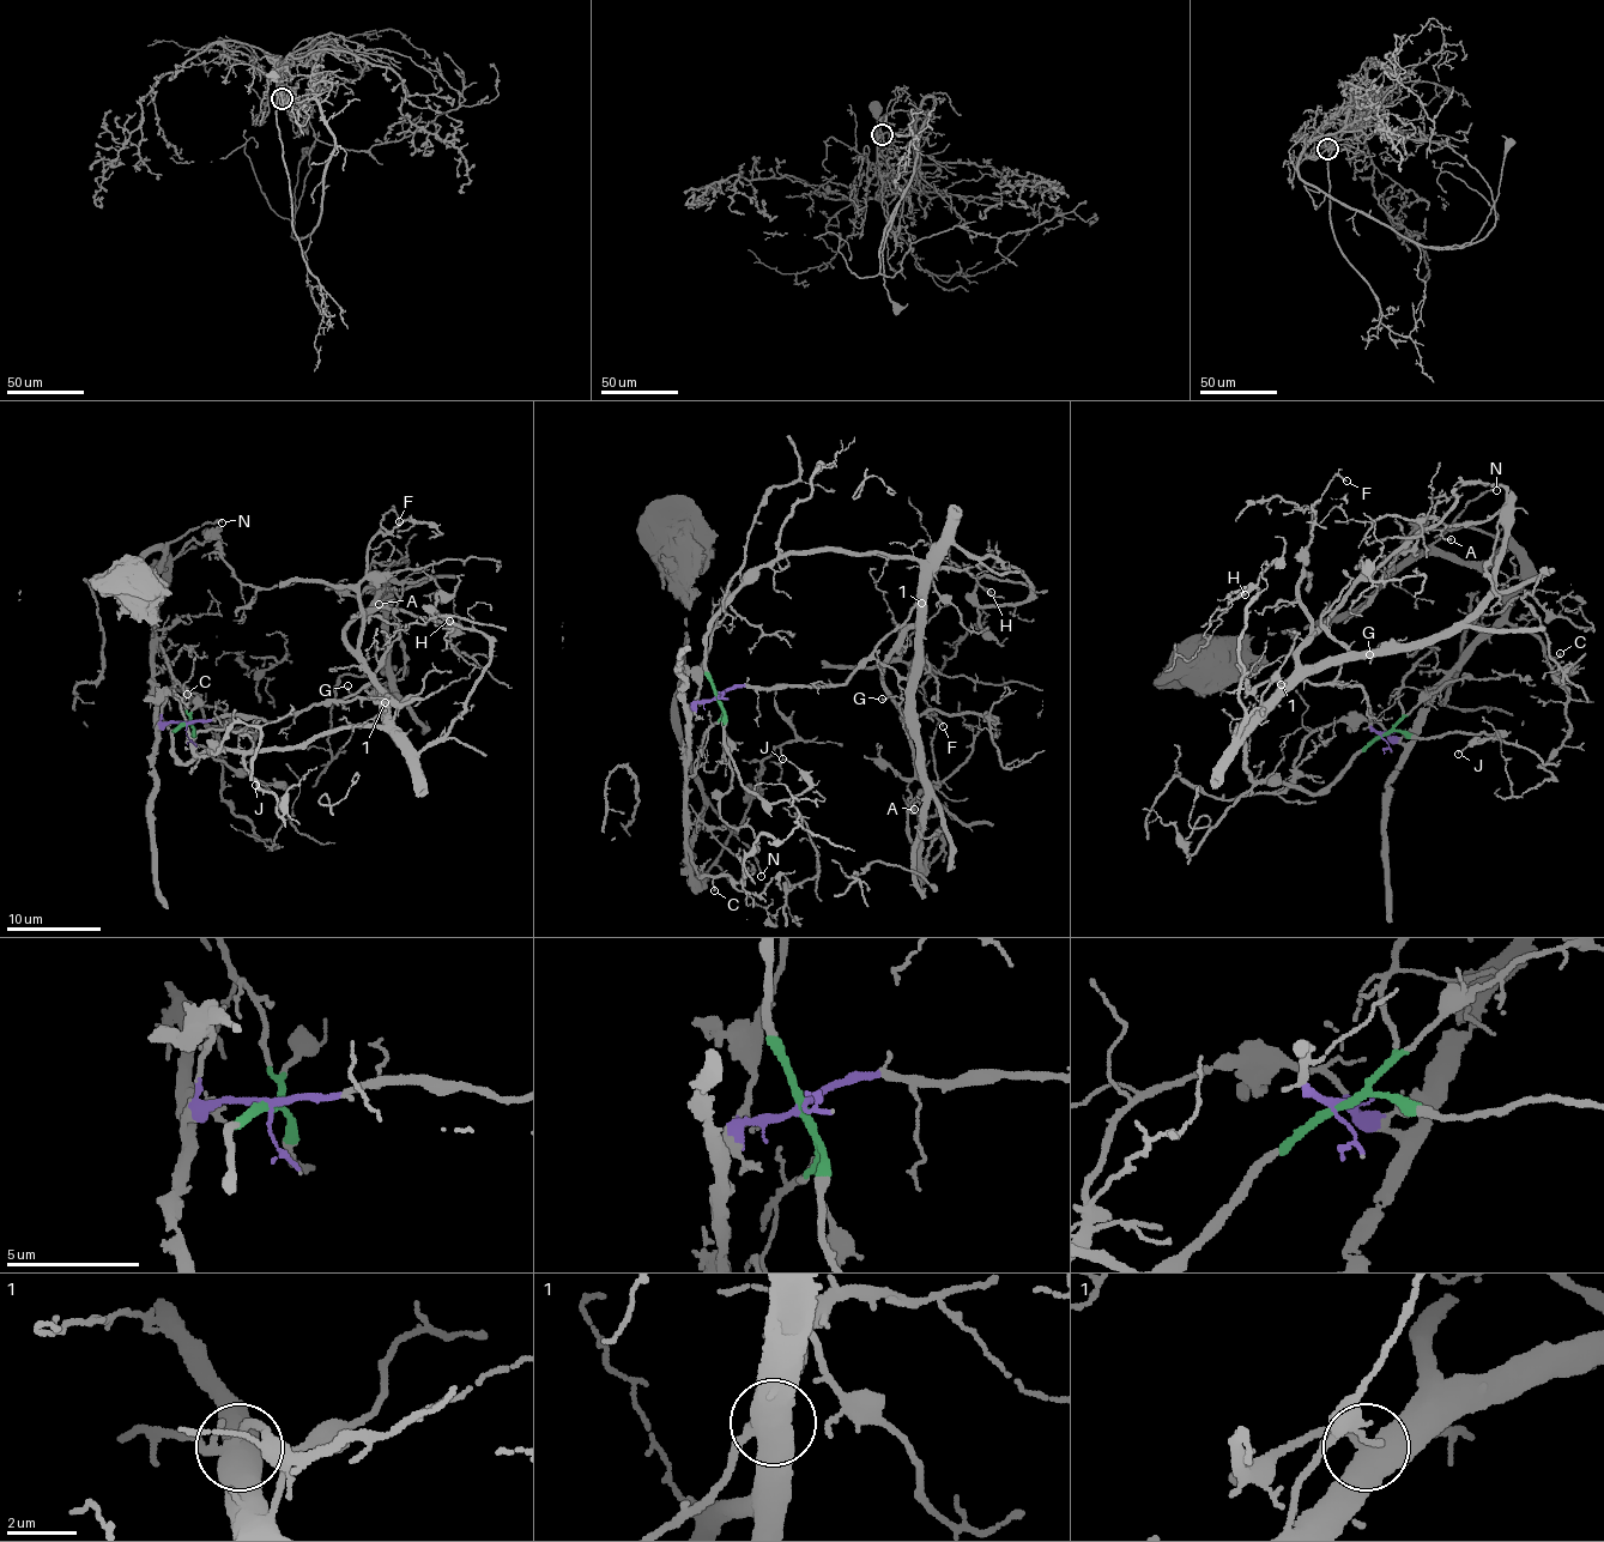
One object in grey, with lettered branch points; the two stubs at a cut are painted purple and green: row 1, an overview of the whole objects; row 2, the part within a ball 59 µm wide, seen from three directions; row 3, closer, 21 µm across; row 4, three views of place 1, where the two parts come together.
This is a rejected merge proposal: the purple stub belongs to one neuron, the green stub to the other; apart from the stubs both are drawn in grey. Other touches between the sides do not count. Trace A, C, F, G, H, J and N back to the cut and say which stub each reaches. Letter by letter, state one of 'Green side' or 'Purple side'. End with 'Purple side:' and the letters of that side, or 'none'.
A: Green side
C: Purple side
F: Green side
G: Purple side
H: Green side
J: Green side
N: Purple side
Purple side: C, G, N

